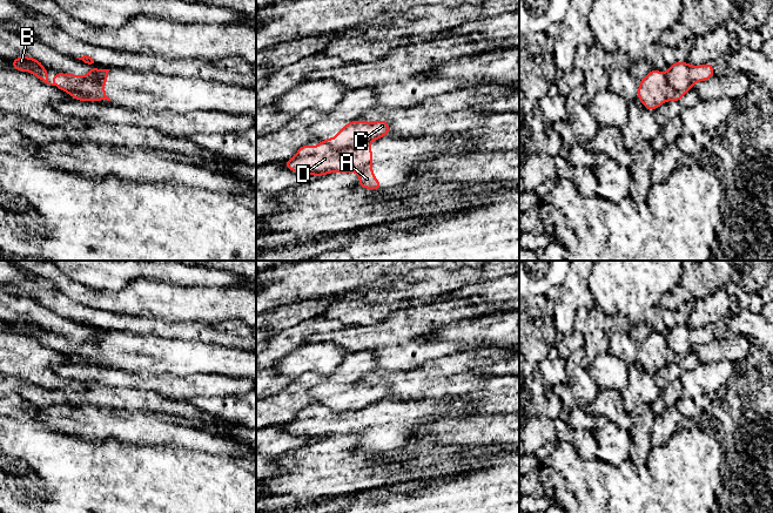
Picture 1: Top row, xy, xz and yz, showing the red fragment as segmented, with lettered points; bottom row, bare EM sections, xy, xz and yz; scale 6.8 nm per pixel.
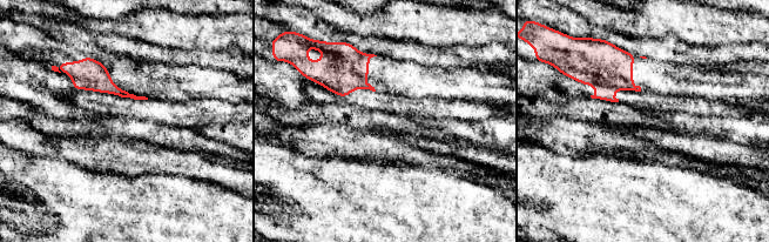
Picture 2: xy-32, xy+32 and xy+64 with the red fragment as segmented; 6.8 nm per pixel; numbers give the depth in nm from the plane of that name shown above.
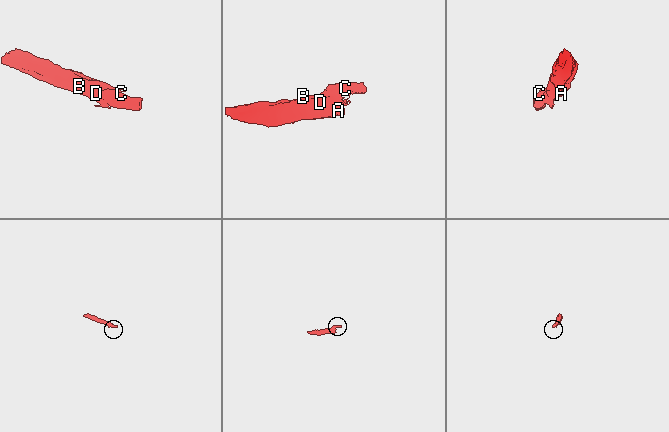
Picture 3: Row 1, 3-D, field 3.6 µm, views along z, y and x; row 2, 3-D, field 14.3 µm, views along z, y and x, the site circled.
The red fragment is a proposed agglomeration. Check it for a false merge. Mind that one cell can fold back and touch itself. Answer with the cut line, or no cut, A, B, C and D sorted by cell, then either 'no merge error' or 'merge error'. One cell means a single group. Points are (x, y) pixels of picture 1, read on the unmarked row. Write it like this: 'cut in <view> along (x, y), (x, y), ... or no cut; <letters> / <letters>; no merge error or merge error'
cut in xy along (66, 338), (73, 344), (98, 344); A B D / C; merge error

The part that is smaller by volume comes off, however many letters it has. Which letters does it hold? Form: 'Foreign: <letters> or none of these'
Foreign: C

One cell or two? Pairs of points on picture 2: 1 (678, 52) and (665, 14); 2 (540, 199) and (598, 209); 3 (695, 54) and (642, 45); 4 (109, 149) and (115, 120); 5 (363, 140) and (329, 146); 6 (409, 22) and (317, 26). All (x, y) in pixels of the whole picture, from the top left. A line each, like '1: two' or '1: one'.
1: two
2: one
3: one
4: two
5: one
6: two

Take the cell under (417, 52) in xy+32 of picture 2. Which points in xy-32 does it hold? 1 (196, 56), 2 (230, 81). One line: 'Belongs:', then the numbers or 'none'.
Belongs: 1

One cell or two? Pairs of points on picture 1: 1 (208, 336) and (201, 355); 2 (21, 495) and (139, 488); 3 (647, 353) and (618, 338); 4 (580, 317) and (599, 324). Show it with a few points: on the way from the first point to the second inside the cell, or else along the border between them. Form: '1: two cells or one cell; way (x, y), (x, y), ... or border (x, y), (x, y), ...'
1: two cells; border (179, 339), (215, 342), (233, 348)
2: one cell; way (51, 497), (59, 494), (109, 494)
3: one cell; way (640, 352), (632, 352), (625, 345)
4: one cell; way (585, 319), (595, 324)

